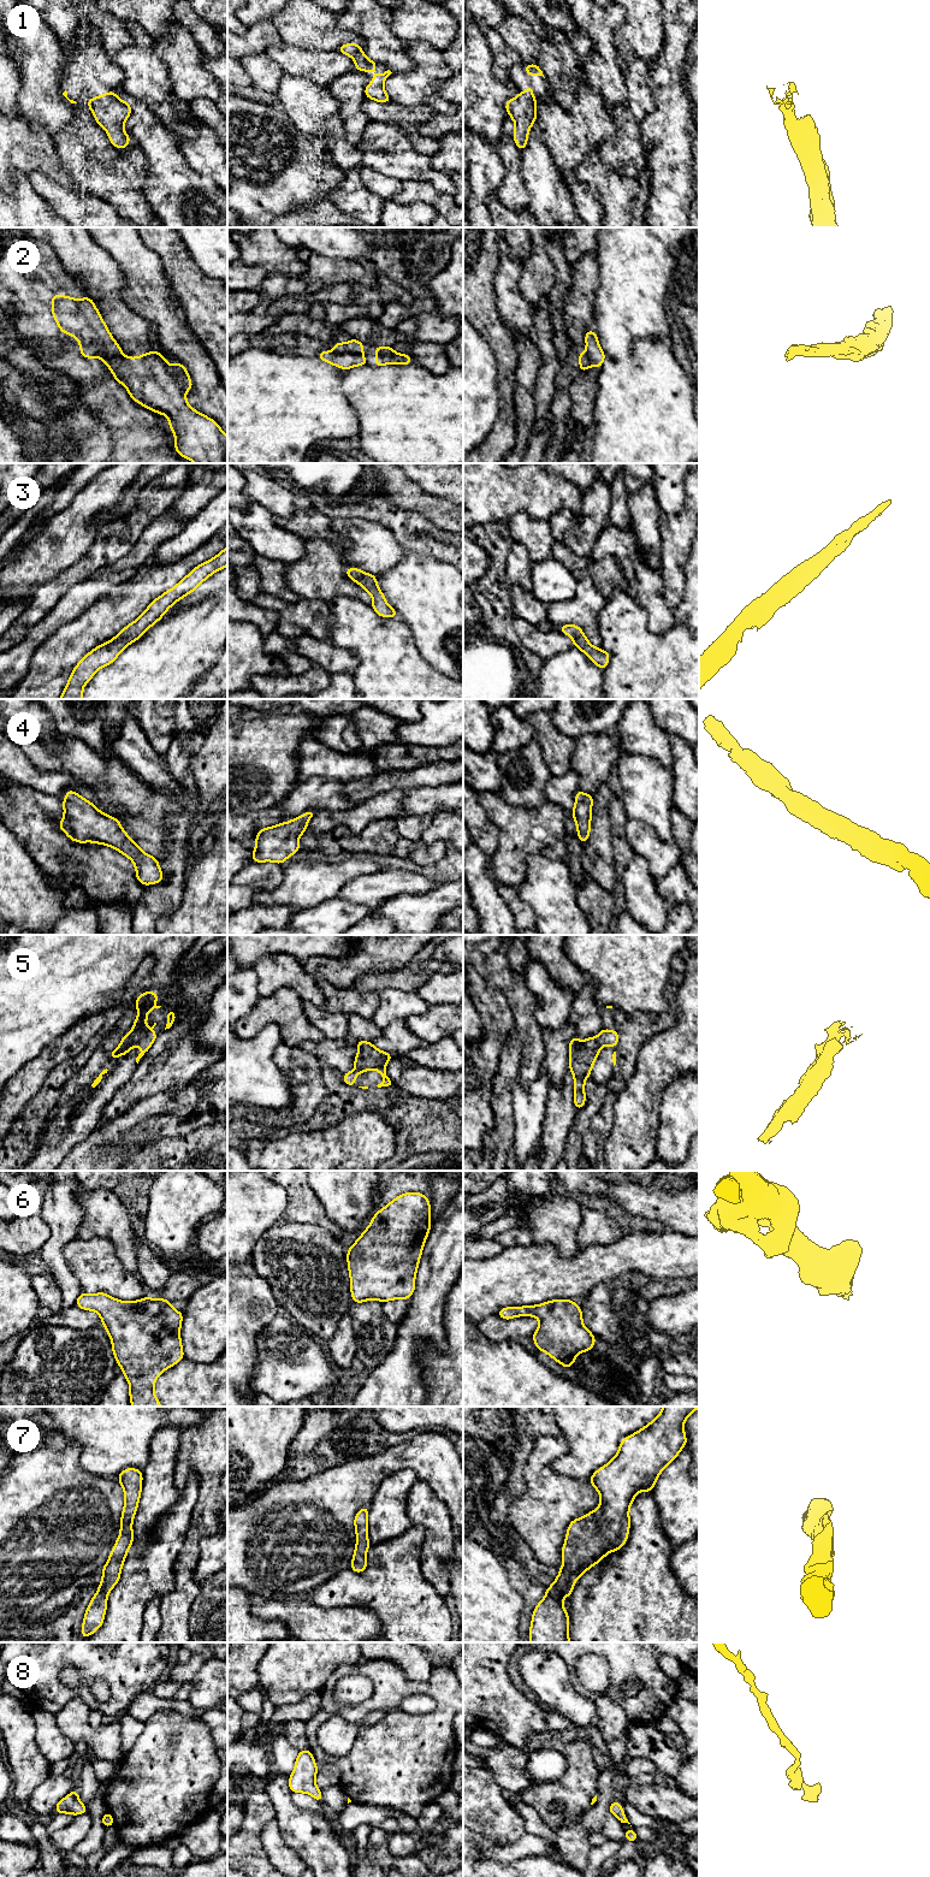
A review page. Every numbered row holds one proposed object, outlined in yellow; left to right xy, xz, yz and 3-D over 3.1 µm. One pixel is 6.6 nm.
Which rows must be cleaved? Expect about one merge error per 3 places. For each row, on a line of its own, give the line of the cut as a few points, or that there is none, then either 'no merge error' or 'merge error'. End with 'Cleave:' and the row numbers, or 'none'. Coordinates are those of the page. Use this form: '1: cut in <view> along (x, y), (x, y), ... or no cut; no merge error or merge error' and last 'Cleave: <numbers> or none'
1: no cut; no merge error
2: cut in xz along (332, 350), (362, 355); merge error
3: no cut; no merge error
4: no cut; no merge error
5: cut in yz along (596, 1037), (598, 1053); merge error
6: no cut; no merge error
7: no cut; no merge error
8: no cut; no merge error
Cleave: 2, 5

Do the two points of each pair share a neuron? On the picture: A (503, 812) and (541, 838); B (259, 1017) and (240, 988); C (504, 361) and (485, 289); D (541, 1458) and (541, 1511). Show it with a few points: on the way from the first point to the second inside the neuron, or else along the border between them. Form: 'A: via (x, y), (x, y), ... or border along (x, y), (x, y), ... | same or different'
A: via (513, 821), (522, 830), (532, 830) | same
B: border along (260, 998), (254, 1007), (240, 1019) | different
C: via (502, 343), (485, 318), (485, 307) | same
D: via (540, 1472), (541, 1498) | same

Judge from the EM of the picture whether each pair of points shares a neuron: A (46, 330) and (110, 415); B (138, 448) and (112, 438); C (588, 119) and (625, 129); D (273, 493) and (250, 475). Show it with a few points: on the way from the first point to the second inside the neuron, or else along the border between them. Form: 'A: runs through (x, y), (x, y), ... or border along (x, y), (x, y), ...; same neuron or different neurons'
A: runs through (69, 344), (98, 378), (102, 392); same neuron
B: runs through (132, 448), (122, 448), (118, 444); same neuron
C: border along (611, 116), (615, 137), (605, 141), (598, 149); different neurons
D: runs through (267, 492), (256, 481); same neuron

